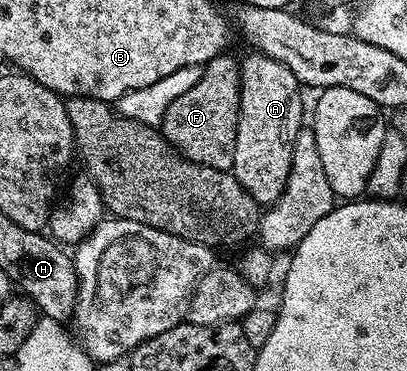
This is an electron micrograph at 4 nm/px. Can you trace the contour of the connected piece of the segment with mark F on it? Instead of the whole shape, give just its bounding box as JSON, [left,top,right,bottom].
[162,55,240,171]

